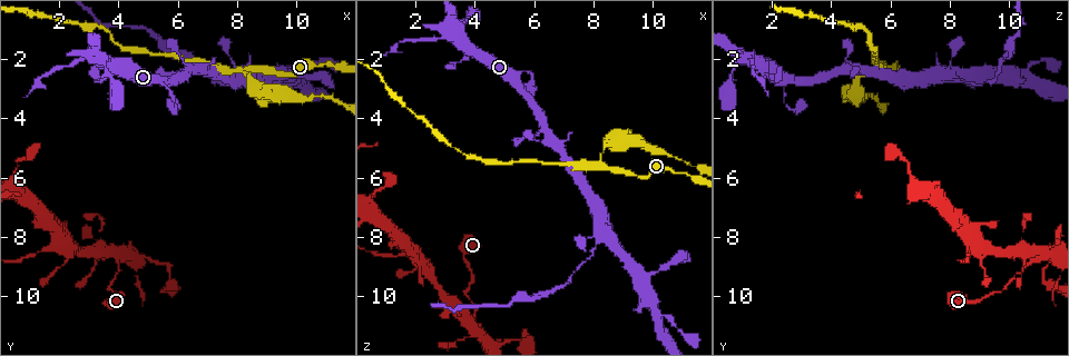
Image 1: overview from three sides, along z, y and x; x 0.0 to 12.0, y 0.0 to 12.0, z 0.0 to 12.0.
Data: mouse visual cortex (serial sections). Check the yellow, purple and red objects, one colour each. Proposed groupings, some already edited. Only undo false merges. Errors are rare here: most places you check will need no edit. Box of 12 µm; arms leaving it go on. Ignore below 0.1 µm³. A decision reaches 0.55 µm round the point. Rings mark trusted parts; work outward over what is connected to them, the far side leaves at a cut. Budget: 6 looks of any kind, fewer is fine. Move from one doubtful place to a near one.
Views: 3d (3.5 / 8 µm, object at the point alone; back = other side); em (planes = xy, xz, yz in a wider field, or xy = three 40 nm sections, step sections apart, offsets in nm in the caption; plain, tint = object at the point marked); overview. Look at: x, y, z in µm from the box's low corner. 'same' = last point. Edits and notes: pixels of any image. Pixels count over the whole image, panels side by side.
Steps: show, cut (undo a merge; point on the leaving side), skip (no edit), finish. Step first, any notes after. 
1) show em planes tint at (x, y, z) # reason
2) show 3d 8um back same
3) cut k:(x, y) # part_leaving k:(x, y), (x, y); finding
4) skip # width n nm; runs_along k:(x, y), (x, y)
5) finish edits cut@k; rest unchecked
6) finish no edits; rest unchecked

show 3d 3.5um at (8.3, 2.3, 5.7) # two arms in line, one across

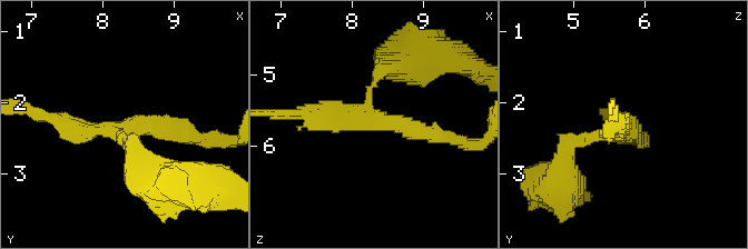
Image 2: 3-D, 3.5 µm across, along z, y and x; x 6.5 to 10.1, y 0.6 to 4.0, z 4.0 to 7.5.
show em xy step 3 tint at (8.30, 2.40, 5.65) # arms 3; arm_widths 150, 250, 250 nm; need the tissue

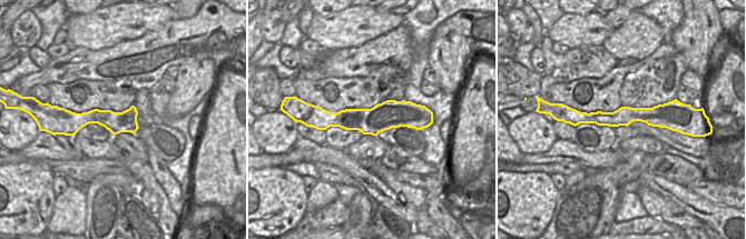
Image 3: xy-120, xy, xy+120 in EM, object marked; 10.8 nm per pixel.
cut 2:(567, 141) # width 320 nm; part_leaving 2:(597, 132), (566, 150), (558, 185); two cells meet here

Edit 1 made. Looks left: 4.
show 3d 3.5um at (8.3, 2.5, 8.0) # thin arm on a thick one

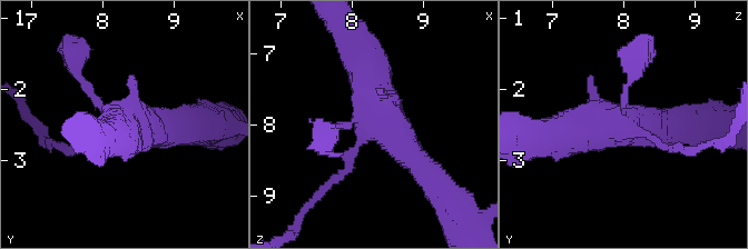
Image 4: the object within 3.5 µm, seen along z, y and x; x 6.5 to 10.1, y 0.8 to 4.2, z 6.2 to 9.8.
show em xy step 5 plain at (8.30, 2.55, 8.00) # now the EM

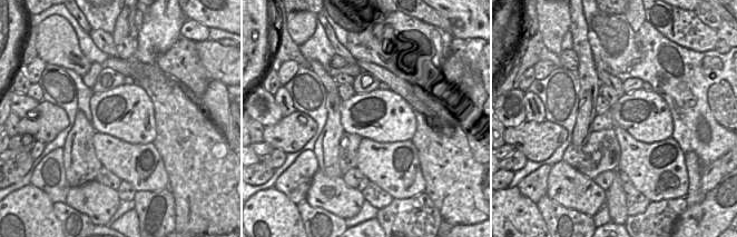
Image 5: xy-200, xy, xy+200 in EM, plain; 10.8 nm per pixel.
show em xy step 5 tint same # with the object marked

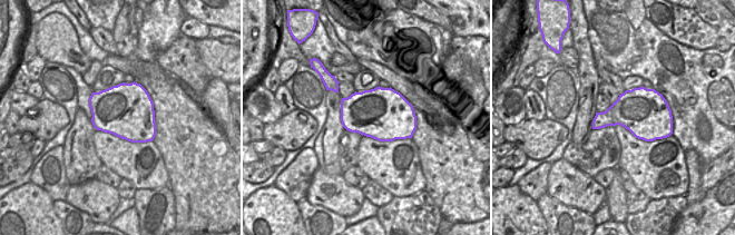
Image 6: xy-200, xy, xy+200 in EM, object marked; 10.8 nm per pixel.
cut 4:(327, 185) # width 550 nm; part_leaving 4:(348, 153), (348, 168), (294, 228); two cells meet here

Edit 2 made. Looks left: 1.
finish edits cut@2, cut@4; rest unchecked

